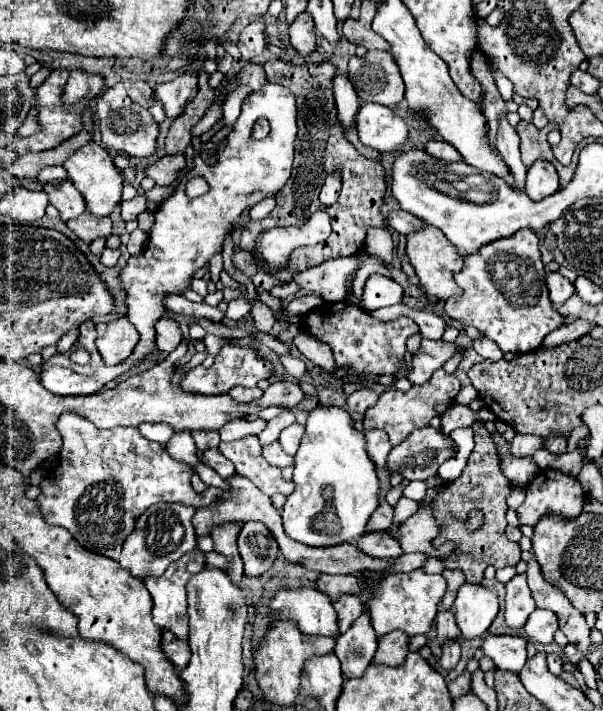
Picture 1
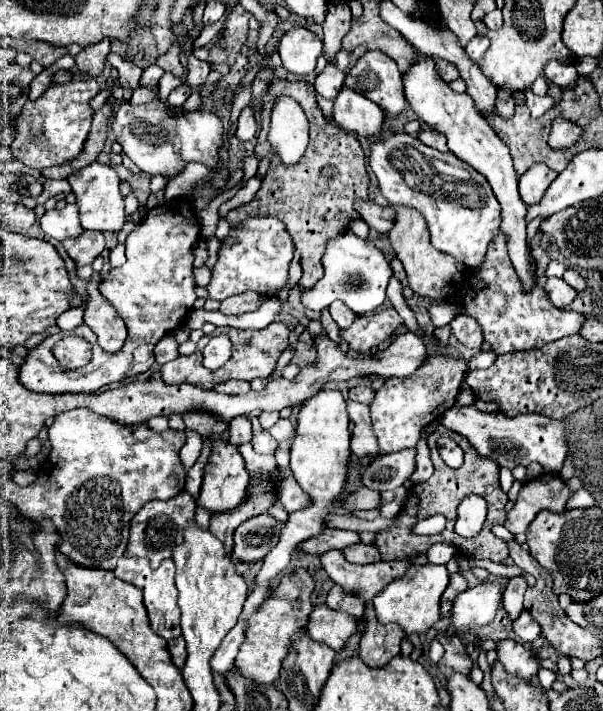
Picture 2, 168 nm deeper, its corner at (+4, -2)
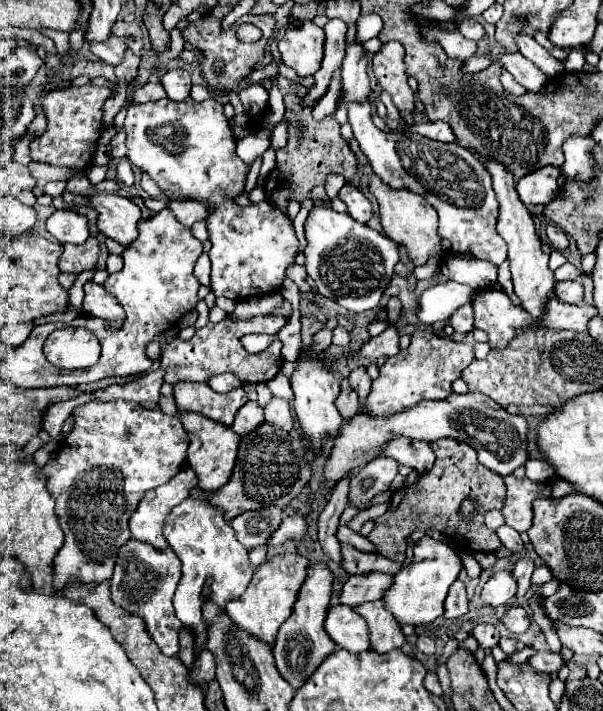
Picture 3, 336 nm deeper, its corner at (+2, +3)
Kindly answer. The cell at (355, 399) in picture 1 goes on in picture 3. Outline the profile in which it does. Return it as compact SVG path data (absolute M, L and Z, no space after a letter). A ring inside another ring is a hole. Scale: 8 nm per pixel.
M357 367L355 371L351 371L349 383L351 383L351 387L357 391L359 401L365 401L365 397L367 397L369 391L371 391L371 379L369 379L365 367Z

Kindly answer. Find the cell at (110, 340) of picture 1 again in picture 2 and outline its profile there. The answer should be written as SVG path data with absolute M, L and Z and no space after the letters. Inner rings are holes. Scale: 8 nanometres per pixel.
M94 272L91 276L91 286L89 290L89 304L85 306L85 324L95 332L99 346L109 352L115 354L123 348L125 338L127 338L127 328L125 322L121 320L121 316L115 312L115 308L101 296L97 284L99 284L101 276Z

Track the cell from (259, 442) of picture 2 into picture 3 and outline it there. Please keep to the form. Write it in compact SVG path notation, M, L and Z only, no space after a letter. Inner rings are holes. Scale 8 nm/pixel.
M247 401L239 411L231 425L231 429L239 435L247 435L263 423L263 409L255 401Z

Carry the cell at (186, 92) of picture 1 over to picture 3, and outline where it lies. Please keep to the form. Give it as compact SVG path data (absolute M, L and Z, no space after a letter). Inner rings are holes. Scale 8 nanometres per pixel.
M177 67L177 69L171 69L167 71L163 77L161 77L161 83L165 87L165 93L169 99L175 99L175 101L183 101L189 97L189 91L191 91L191 77L185 69Z

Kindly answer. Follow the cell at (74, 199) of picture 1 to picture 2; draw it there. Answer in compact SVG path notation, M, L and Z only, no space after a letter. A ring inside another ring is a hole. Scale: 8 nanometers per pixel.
M67 204L65 208L53 208L47 210L45 216L39 220L41 228L47 236L53 236L57 240L65 240L69 236L79 236L81 234L81 224L79 224L79 212L77 204Z

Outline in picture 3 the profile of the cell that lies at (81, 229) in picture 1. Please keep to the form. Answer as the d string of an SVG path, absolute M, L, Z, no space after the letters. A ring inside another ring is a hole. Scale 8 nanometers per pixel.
M75 208L74 211L83 214L88 219L91 237L83 245L65 245L65 251L59 259L59 269L63 273L81 273L85 269L95 269L99 255L99 239L97 239L98 213L92 208Z

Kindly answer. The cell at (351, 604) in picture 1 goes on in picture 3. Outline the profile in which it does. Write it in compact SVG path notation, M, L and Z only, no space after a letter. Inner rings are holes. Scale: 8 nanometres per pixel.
M367 573L367 575L353 575L343 585L341 603L349 607L357 607L367 601L383 599L385 591L393 585L393 575L387 573Z

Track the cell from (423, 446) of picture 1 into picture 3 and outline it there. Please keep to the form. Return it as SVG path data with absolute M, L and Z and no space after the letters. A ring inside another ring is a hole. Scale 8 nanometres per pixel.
M379 457L365 467L361 467L357 473L351 477L351 487L349 487L349 503L353 507L367 509L371 505L371 499L383 491L389 489L393 477L397 475L399 463L389 457Z

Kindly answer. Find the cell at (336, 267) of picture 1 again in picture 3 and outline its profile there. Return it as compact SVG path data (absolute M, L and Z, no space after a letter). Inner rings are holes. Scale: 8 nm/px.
M163 97L159 101L149 101L143 105L131 103L125 117L127 133L127 159L141 171L147 173L163 191L169 201L201 201L209 207L209 217L205 219L209 241L213 243L209 251L211 259L211 291L217 297L229 297L233 301L253 297L259 293L271 293L280 289L285 279L287 267L295 262L299 239L295 237L289 217L275 209L273 205L253 205L239 207L235 197L243 193L249 167L235 153L235 137L231 133L229 121L223 115L223 105L213 99L193 101L183 99L179 103Z

